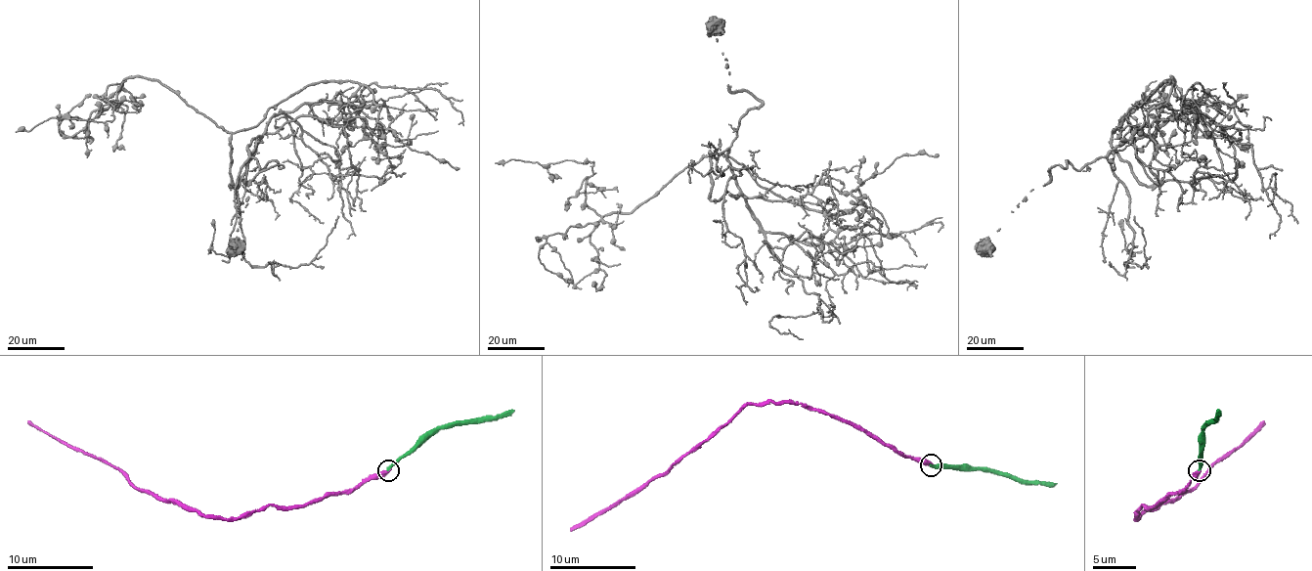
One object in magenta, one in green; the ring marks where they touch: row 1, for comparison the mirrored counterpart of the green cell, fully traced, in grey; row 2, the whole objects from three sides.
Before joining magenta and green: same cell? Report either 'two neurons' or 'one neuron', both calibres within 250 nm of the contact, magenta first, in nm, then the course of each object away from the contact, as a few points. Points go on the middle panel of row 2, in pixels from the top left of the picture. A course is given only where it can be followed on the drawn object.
two neurons; 440 nm thick on the magenta side, 240 nm on the other; magenta runs (930, 464), (906, 458), (894, 447), (837, 419), (792, 402), (747, 404), (654, 479), (570, 531); green runs (930, 464), (984, 468), (1029, 482), (1057, 484)

